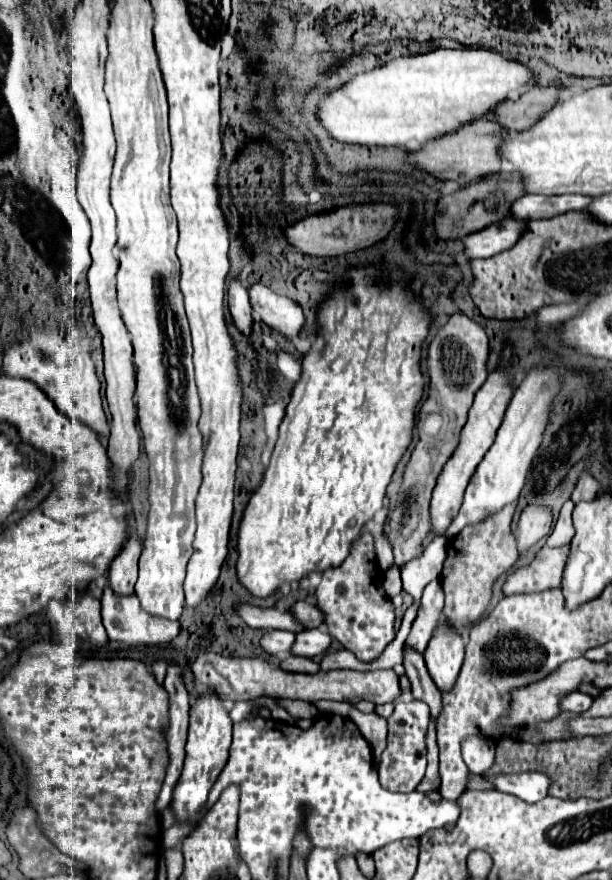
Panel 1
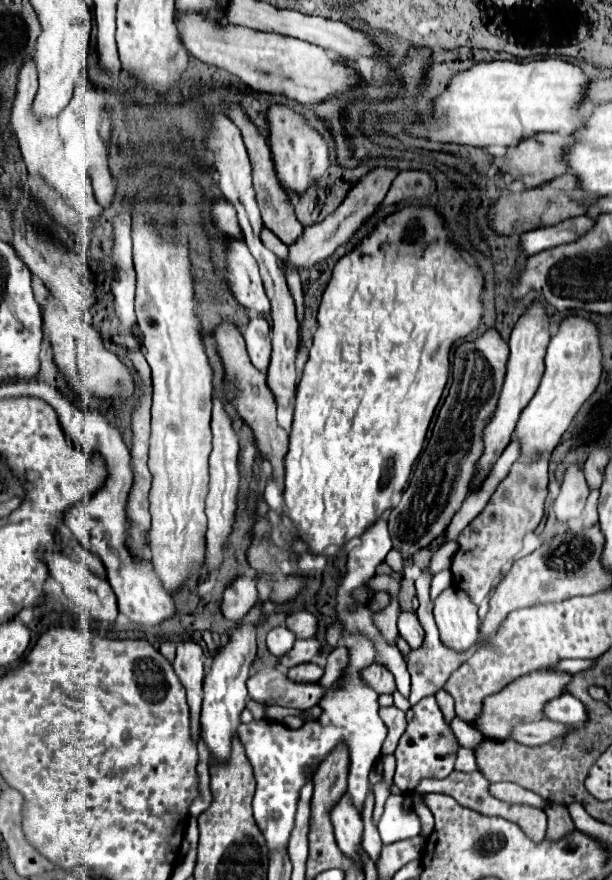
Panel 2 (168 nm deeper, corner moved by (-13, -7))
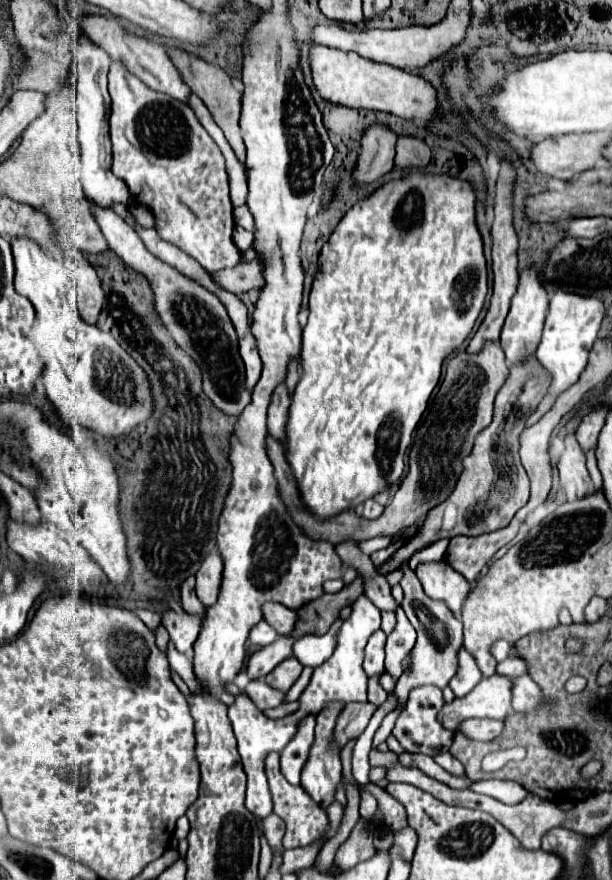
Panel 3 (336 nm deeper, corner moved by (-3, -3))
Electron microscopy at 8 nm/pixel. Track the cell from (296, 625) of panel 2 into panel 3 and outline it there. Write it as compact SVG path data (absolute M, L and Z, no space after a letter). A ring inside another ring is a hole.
M266 602L262 606L262 618L282 636L290 634L296 624L296 612L276 602Z

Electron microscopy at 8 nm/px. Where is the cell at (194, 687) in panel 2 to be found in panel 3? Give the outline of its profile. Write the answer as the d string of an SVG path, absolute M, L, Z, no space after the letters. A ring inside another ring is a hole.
M166 610L162 614L162 626L168 630L170 640L176 644L178 652L190 652L200 634L202 622L198 614L190 614L184 610Z

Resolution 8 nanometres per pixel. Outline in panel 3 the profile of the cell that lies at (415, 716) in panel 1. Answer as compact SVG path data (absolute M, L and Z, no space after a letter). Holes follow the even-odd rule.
M420 686L420 688L414 688L408 696L408 702L406 706L402 708L400 716L396 718L396 724L394 724L394 738L402 744L402 748L406 752L422 752L422 754L428 754L428 756L436 756L440 750L446 750L450 748L452 740L454 740L454 734L450 730L446 730L438 720L436 720L436 714L440 712L440 708L444 706L444 698L442 698L442 690L434 688L434 686Z

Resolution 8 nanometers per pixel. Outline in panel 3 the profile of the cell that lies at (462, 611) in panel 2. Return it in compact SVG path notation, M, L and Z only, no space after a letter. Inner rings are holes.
M440 560L440 562L418 564L416 576L422 582L424 592L430 598L444 600L448 604L448 608L456 616L460 616L462 602L470 592L470 582L460 572L450 568L450 564L446 564L446 560Z

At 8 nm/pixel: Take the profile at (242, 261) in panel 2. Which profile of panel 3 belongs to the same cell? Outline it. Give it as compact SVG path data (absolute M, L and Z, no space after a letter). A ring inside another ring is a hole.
M120 60L110 66L110 136L112 136L112 172L126 182L130 194L146 208L154 212L156 232L162 240L178 246L192 256L204 270L216 272L240 264L240 250L232 242L234 218L228 198L228 176L224 168L224 156L210 134L202 128L196 114L188 104L174 100L170 94L154 92L138 76L134 76Z

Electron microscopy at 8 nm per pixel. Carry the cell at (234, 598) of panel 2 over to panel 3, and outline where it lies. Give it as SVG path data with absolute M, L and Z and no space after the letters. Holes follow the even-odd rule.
M210 552L196 574L196 596L204 606L214 604L222 578L222 560L218 552Z

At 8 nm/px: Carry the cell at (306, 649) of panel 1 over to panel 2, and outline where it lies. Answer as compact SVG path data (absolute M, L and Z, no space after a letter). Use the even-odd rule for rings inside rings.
M316 638L296 640L294 648L280 658L280 664L278 664L278 666L282 666L282 668L288 670L288 668L292 668L292 666L306 664L306 662L310 662L320 650L322 650L322 644L320 644Z

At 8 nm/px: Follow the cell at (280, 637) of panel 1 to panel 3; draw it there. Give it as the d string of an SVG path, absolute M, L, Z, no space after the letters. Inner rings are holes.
M260 620L258 624L254 624L254 628L250 628L250 636L248 642L254 646L268 646L278 638L278 634L274 632L274 628L270 628L270 624L266 624L264 620Z

